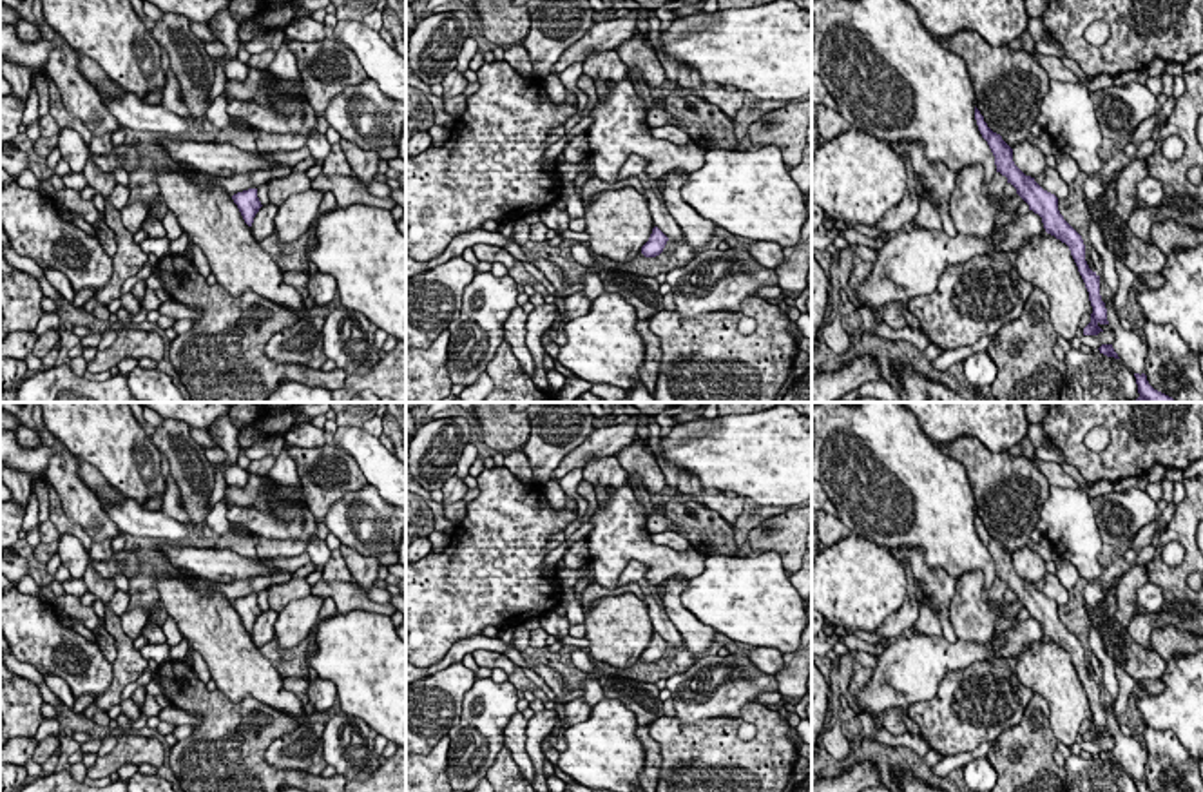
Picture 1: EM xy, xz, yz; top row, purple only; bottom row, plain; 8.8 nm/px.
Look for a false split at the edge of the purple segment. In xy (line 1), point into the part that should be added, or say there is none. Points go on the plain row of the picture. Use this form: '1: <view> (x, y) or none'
1: none

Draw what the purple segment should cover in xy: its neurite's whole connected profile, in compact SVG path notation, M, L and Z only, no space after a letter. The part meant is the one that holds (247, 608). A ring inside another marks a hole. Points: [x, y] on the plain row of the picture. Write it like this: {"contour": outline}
{"contour": "M248 594L232 602L234 609L237 611L245 629L252 633L255 620L263 613L257 604L257 594Z"}

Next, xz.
{"contour": "M654 633L649 647L641 652L641 660L645 663L659 662L665 654L667 647L669 647L669 643L658 633Z"}

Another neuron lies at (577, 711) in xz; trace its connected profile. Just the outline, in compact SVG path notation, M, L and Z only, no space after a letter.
M574 698L571 701L565 703L565 723L569 727L582 723L589 718L591 712L591 705L587 701L583 701L582 698Z

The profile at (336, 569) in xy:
M341 549L332 551L330 562L322 569L324 582L353 582Z

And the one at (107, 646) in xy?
M100 623L94 631L96 642L103 656L112 662L118 654L114 638L107 633L105 623Z

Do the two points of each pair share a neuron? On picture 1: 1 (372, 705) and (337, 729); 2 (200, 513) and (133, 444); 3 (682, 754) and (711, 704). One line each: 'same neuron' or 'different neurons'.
1: different neurons
2: different neurons
3: different neurons

